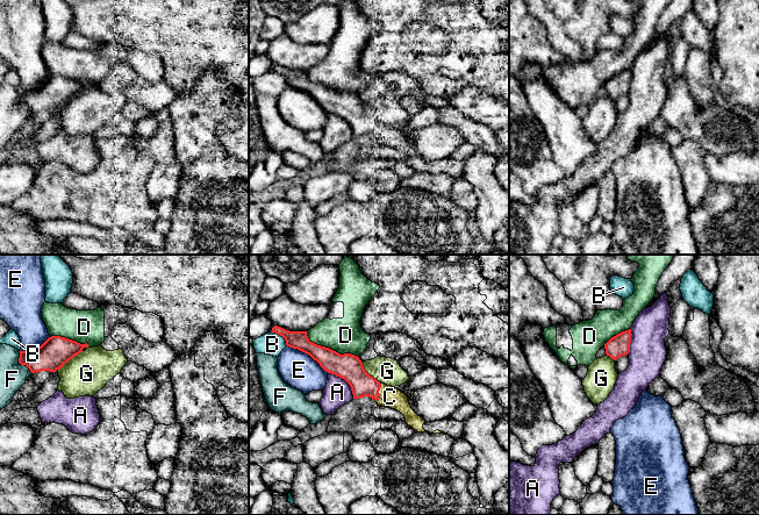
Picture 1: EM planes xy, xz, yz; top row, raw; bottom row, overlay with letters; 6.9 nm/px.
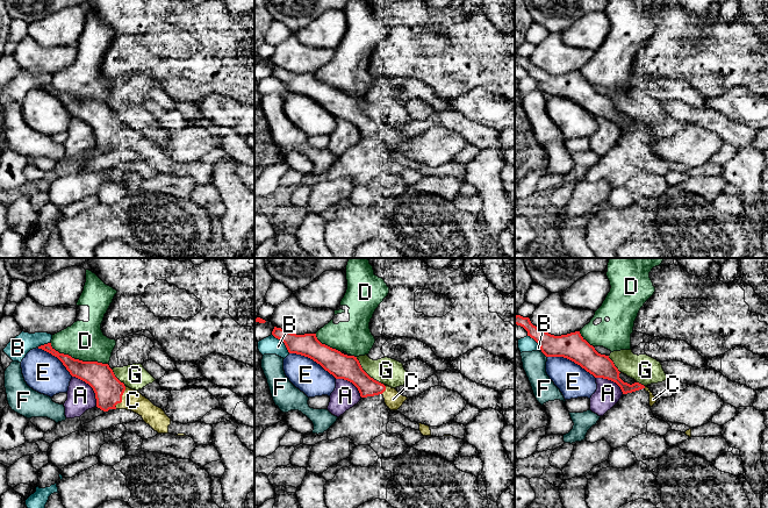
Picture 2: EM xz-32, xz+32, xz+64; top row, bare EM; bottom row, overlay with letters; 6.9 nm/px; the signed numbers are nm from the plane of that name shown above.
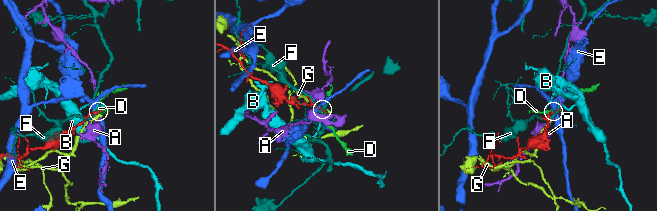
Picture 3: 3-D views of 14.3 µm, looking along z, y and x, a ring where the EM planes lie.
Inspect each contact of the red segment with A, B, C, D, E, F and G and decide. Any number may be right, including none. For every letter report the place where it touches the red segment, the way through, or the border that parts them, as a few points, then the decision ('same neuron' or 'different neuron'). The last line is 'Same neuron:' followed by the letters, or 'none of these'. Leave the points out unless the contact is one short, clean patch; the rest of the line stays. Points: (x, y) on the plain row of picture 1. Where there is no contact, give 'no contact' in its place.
A: meets red in xz at (345, 120); different neuron
B: meets red in xz at (281, 74); border along xz (271, 70), (279, 73), (287, 85); different neuron
C: meets red in xz at (378, 131); same neuron
D: meets red in xz at (330, 88); different neuron
E: meets red in xz at (308, 93); border along xz (287, 85), (308, 93), (328, 113); different neuron
F: meets red in xy at (20, 102); different neuron
G: meets red in xy at (70, 98); different neuron
Same neuron: C

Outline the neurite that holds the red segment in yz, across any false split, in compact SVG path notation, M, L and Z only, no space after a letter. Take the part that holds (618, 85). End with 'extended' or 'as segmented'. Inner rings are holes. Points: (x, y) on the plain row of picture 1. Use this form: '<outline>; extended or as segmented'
M631 69L622 71L611 77L606 84L606 94L616 100L622 95L626 95L630 91Z; as segmented

